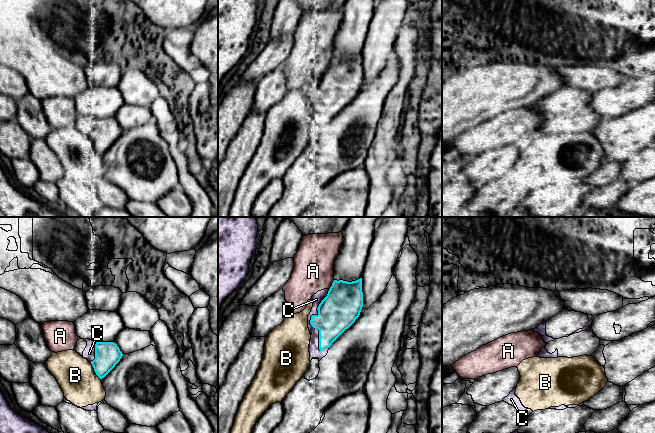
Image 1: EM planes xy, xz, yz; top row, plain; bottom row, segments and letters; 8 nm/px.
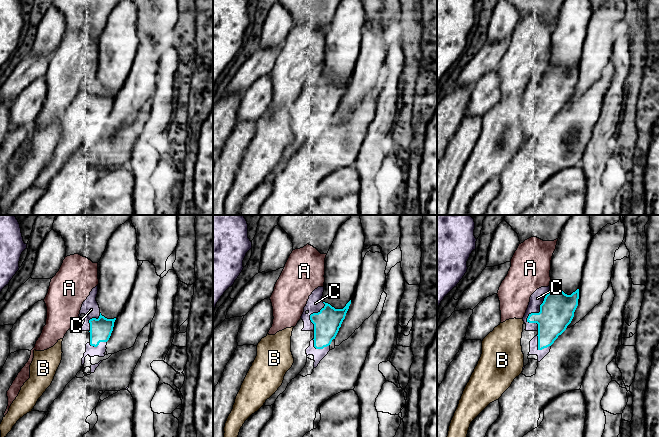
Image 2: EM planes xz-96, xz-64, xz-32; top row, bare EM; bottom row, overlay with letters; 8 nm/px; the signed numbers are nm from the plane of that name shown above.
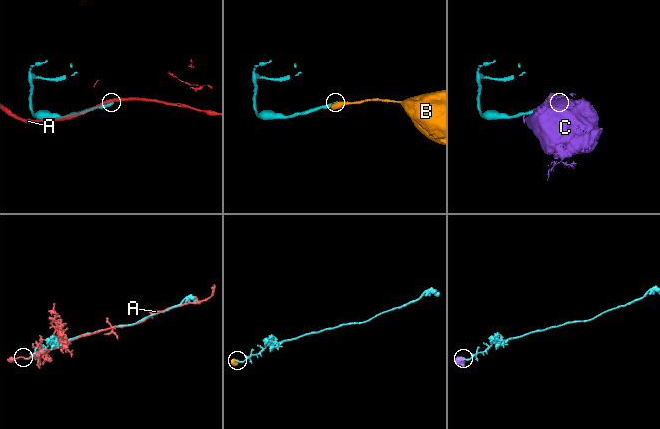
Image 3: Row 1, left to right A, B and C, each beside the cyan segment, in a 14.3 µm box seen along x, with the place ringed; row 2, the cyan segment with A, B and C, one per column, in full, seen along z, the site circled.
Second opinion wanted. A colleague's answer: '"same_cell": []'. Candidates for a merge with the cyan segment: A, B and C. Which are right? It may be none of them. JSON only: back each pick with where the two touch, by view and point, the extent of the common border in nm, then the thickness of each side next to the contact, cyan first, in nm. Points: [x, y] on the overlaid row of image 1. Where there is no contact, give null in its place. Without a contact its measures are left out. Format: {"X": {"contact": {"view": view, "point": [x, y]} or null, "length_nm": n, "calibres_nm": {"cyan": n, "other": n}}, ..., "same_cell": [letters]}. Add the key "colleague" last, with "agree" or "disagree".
{"same_cell": [], "colleague": "agree"}

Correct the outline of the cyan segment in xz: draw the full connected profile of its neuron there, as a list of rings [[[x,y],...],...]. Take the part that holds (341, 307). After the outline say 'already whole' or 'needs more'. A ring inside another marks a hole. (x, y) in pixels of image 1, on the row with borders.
[[[362,278],[347,282],[334,280],[327,296],[321,301],[317,315],[312,315],[310,324],[319,330],[319,350],[329,348],[332,343],[359,317],[363,307]]]; already whole

